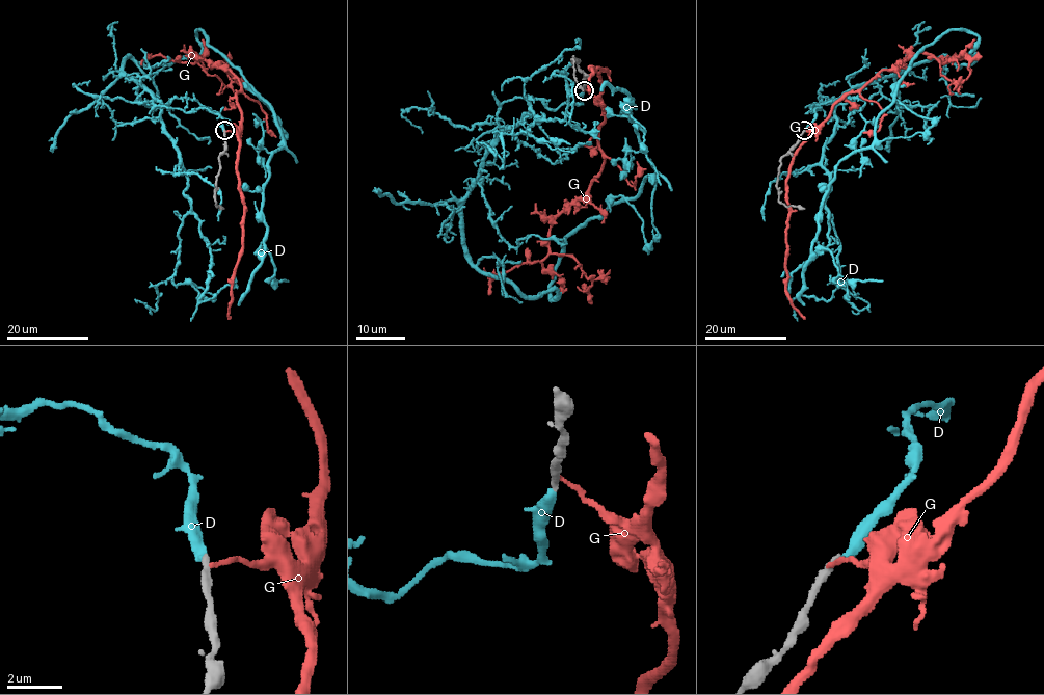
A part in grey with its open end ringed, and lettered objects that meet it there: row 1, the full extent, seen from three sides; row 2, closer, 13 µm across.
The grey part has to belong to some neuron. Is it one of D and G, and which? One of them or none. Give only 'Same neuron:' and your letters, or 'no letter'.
Same neuron: D

